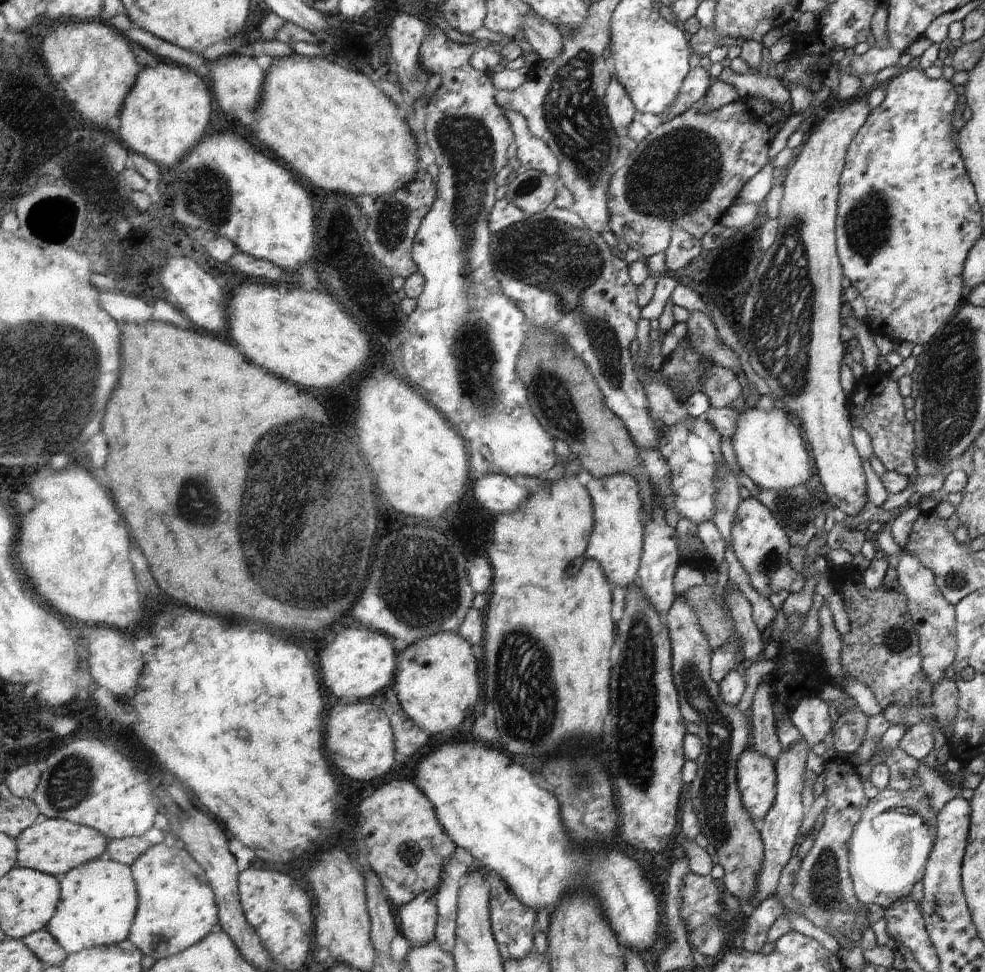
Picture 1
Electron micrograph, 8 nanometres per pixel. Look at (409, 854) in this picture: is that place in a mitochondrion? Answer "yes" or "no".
yes

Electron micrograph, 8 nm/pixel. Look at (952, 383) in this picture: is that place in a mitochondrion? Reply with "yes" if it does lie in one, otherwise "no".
yes

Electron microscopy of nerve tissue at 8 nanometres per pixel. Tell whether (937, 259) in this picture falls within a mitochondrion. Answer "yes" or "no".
no

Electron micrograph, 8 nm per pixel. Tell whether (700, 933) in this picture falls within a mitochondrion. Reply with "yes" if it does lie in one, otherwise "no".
yes

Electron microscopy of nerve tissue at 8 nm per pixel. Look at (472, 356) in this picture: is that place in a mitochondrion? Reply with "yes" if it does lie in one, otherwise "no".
yes

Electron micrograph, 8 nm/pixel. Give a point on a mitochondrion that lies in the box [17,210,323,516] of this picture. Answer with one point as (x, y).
(60, 349)

